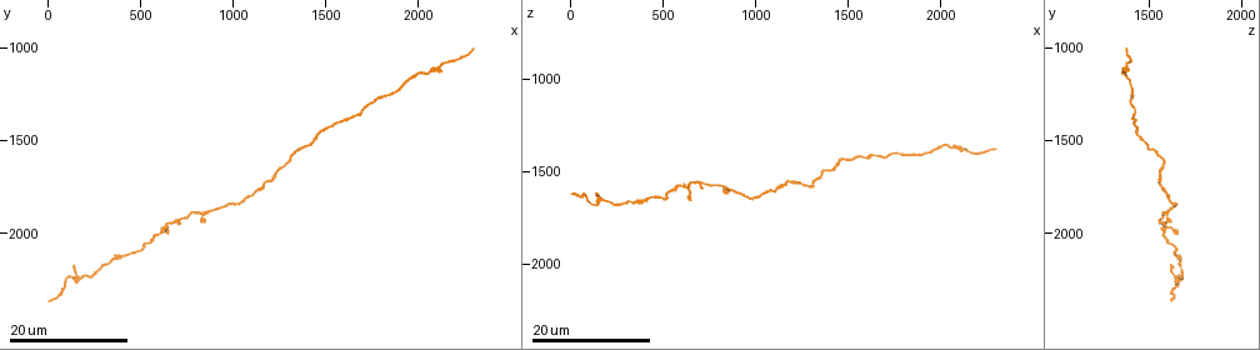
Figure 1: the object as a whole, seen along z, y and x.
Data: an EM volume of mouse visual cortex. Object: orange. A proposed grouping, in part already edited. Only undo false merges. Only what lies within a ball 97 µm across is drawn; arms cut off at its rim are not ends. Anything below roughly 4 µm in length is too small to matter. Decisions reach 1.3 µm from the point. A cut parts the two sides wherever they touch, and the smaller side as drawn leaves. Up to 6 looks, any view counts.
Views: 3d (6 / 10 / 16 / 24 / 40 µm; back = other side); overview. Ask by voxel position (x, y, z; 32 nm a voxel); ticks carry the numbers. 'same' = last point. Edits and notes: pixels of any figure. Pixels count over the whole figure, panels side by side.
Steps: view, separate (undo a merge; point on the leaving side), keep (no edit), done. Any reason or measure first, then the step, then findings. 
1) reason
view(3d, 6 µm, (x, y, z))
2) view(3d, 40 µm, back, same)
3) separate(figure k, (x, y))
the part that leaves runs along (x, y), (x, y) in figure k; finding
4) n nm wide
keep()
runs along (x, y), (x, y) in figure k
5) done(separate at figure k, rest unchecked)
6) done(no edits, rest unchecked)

side arm on a straight run
view(3d, 16 µm, (820, 1900, 1580))

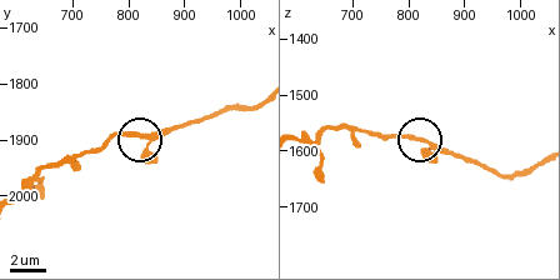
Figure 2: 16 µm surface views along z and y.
view(3d, 6 µm, (825, 1890, 1575))

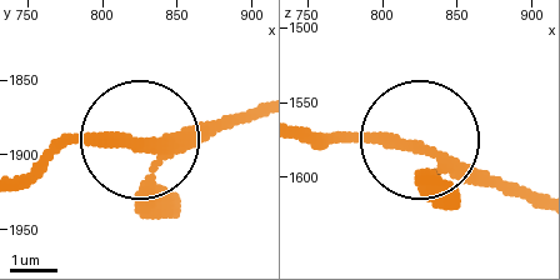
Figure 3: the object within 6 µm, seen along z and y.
3 arms
keep()
runs along (538, 204), (454, 176), (406, 144), (314, 136) in figure 3; continuous, no second neuron

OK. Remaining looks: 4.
four or more arms meet
view(3d, 16 µm, (640, 1980, 1600))

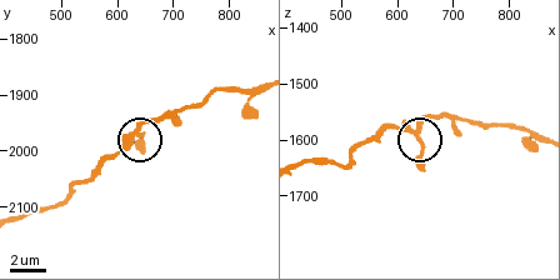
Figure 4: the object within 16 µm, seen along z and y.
closer look
view(3d, 6 µm, (630, 1975, 1585))

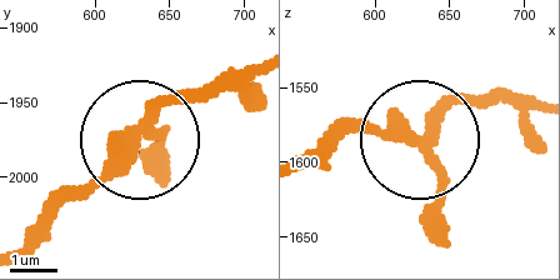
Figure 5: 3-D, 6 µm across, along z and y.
4 arms
keep()
runs along (530, 105), (470, 105), (426, 136), (434, 244) in figure 5; continuous, no second neuron

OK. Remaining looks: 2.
calibre changes
view(3d, 16 µm, (2100, 1100, 1380))

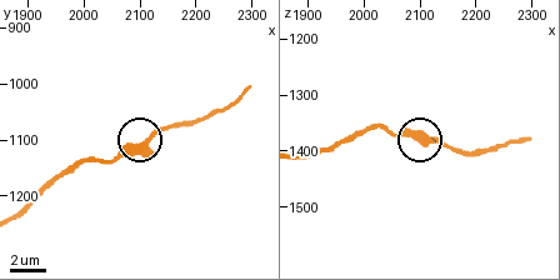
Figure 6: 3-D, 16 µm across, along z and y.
view(3d, 6 µm, (2110, 1105, 1385))

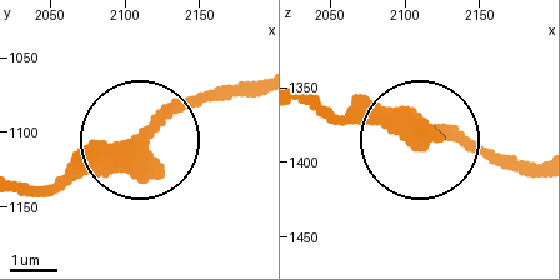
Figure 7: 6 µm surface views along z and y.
keep()
runs along (303, 105), (386, 118), (514, 161) in figure 7; one neuron here

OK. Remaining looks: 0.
done(no edits, rest unchecked)

